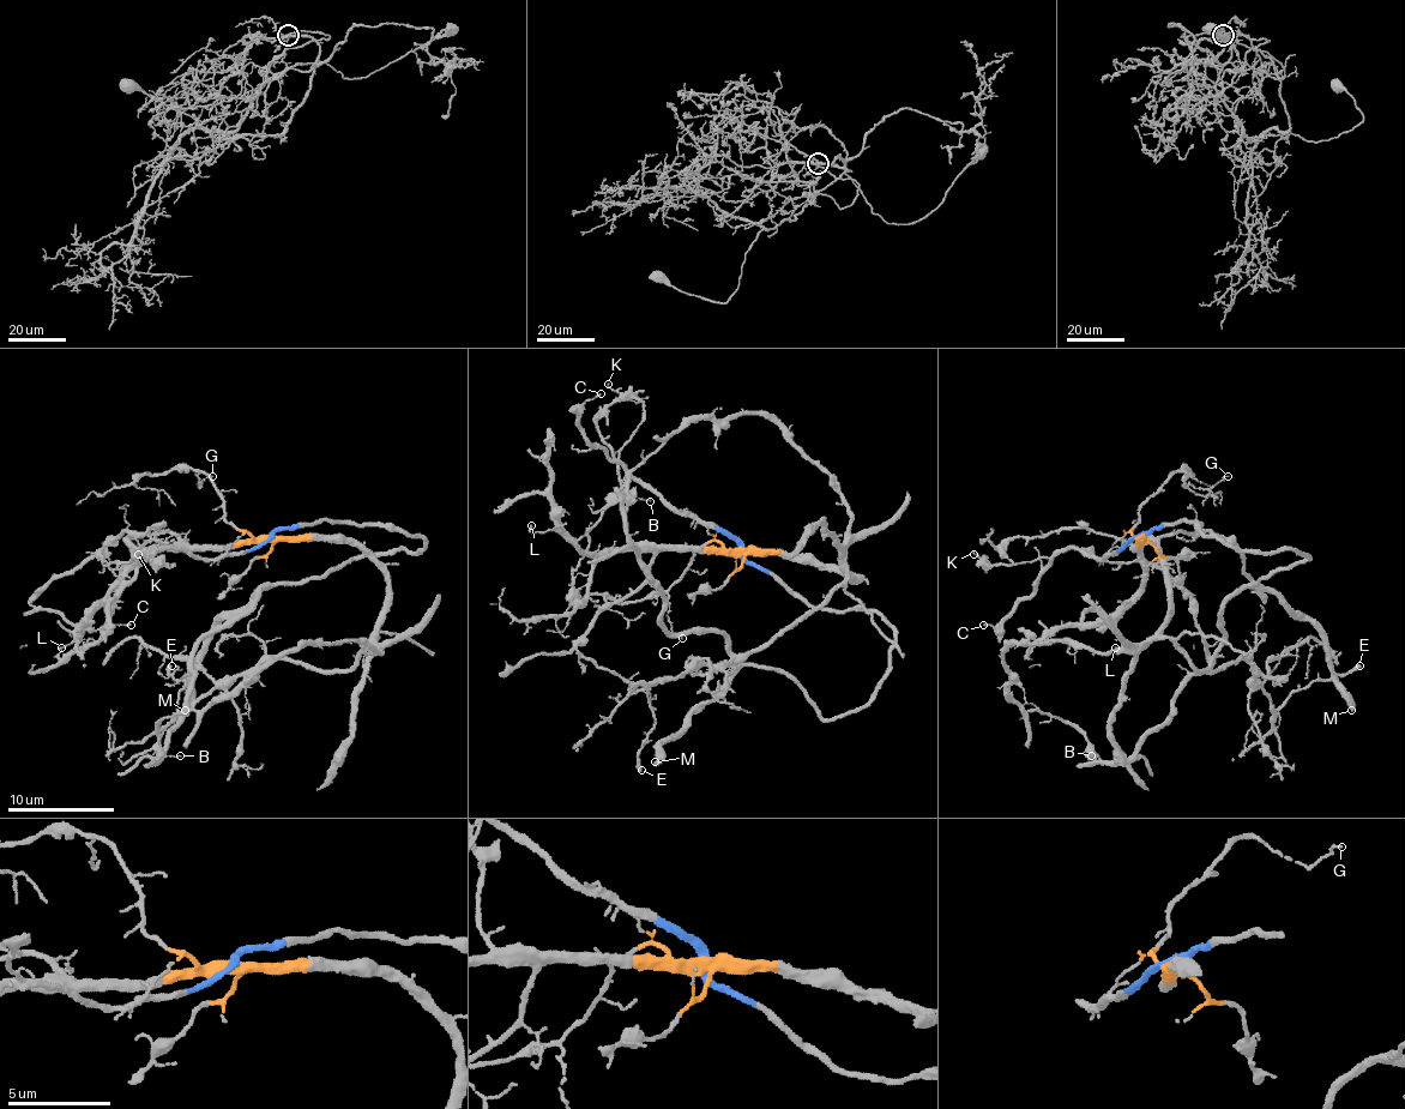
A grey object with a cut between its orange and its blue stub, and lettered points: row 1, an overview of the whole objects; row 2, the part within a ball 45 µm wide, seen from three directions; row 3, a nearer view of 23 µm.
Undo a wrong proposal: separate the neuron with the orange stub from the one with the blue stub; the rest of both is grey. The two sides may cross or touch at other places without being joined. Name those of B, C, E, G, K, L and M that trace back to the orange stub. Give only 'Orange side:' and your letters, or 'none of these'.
Orange side: B, E, G, L

